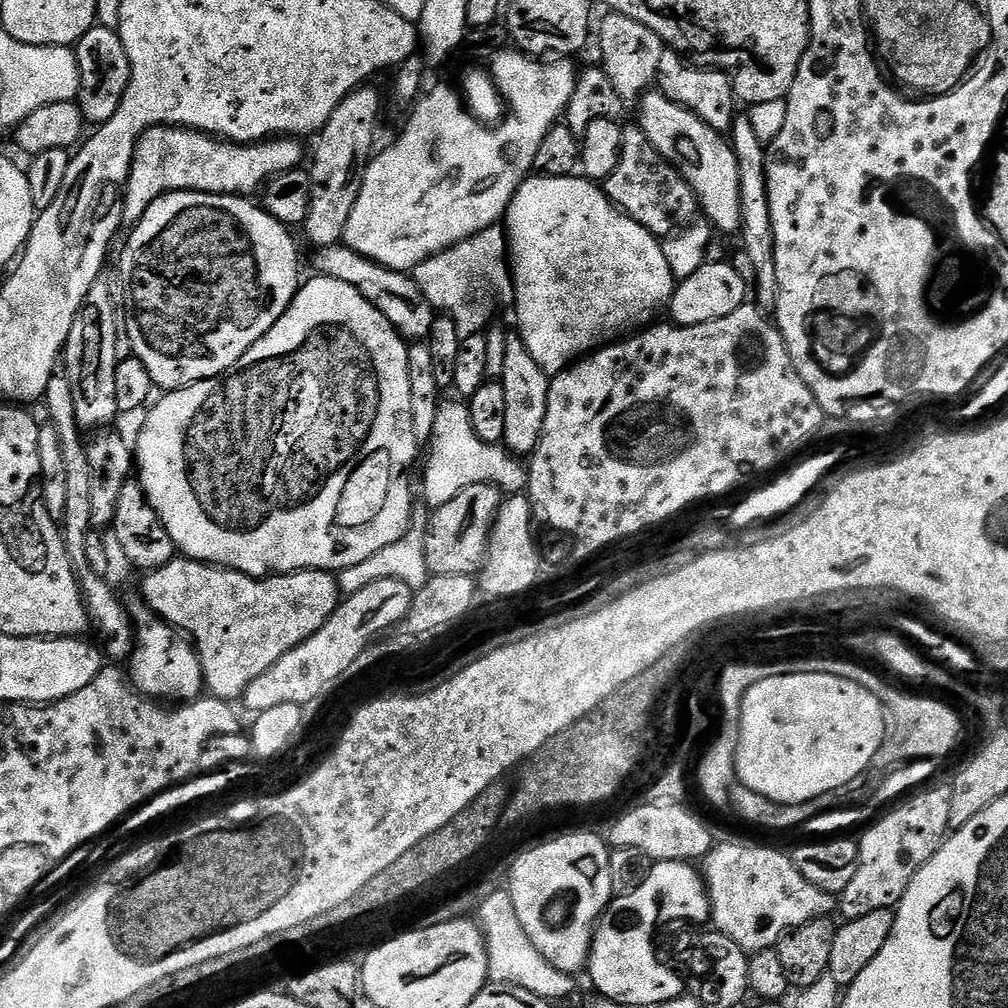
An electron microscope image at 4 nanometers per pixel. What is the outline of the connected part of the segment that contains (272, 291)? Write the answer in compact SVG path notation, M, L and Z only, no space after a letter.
M168 192L158 198L146 210L146 214L131 229L132 237L120 256L120 284L124 287L124 308L122 304L122 323L128 328L128 337L132 343L132 356L150 370L153 385L165 390L185 388L215 376L222 376L229 368L234 367L238 358L258 342L286 314L292 299L300 290L300 256L296 253L296 244L287 227L279 224L269 212L264 211L259 203L251 204L251 199L239 196L215 196L213 192Z

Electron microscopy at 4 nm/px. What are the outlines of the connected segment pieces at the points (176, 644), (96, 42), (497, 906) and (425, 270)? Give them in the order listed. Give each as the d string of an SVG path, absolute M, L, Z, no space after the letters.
M139 595L127 597L126 607L133 625L139 629L138 643L134 649L136 665L133 666L132 672L130 668L135 687L149 698L165 696L166 699L172 700L168 702L191 702L197 699L205 691L206 685L200 655L195 647L187 639L174 634L173 629L163 623Z
M94 27L74 46L80 85L75 103L80 105L80 112L89 125L99 126L110 122L122 106L122 98L126 94L126 86L130 78L130 58L126 54L126 46L122 46L119 31L114 28Z
M498 889L494 896L484 902L478 913L478 922L487 946L488 977L491 983L521 986L543 1000L553 1002L559 1002L575 990L577 979L571 973L550 966L530 942L530 938L526 937L515 913L513 898L505 889Z
M493 226L458 242L453 248L431 256L414 270L416 285L422 294L432 304L437 313L449 316L454 326L460 331L461 337L484 332L493 323L492 315L504 296L504 291L510 288L510 257L508 255L508 238L505 229Z

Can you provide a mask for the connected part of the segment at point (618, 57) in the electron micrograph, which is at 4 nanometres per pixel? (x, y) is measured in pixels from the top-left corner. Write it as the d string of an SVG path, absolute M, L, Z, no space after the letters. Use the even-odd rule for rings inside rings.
M609 11L608 17L600 24L600 56L602 67L613 83L619 99L626 105L635 105L645 92L656 84L658 62L666 50L666 45L642 22L626 18L620 12Z

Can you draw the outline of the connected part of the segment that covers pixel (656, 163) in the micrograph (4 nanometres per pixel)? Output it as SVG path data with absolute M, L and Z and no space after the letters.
M638 126L624 128L624 146L620 151L614 174L603 181L605 196L634 222L646 226L658 238L667 238L693 223L698 212L696 192L682 178L682 174L646 138Z

